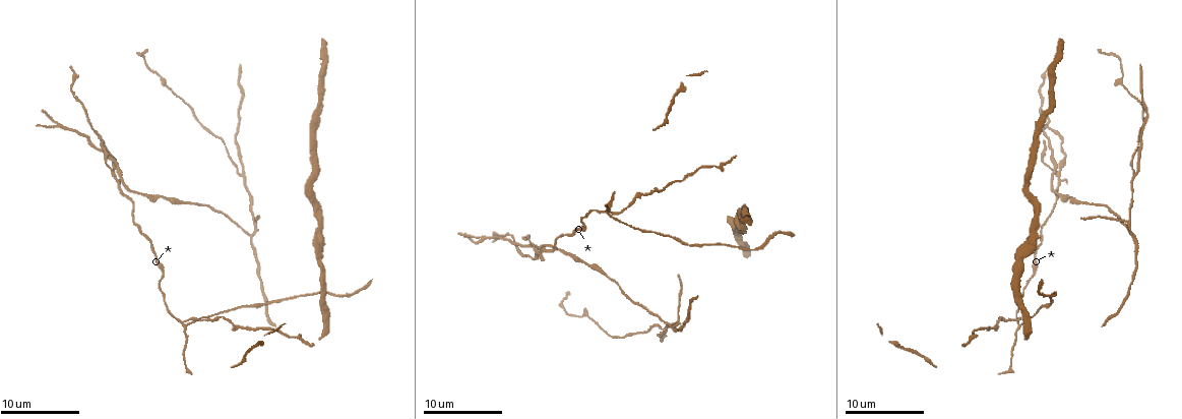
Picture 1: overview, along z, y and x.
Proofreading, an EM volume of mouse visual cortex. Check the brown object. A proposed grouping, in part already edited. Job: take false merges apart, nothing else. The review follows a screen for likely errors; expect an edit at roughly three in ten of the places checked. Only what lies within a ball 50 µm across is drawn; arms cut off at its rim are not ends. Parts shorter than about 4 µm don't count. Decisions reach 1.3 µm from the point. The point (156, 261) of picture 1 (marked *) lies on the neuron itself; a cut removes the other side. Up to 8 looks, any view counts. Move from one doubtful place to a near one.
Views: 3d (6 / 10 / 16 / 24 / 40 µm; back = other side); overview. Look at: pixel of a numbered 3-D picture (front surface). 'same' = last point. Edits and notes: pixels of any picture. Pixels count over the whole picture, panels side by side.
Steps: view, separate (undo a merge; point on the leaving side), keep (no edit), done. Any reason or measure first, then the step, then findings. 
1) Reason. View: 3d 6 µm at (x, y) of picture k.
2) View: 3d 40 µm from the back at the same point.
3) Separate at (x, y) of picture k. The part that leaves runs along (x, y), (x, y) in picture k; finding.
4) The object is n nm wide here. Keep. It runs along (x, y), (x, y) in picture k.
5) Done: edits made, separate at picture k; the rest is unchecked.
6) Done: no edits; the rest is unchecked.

Three arms meet. View: 3d 16 µm at (1133, 239) of picture 1.

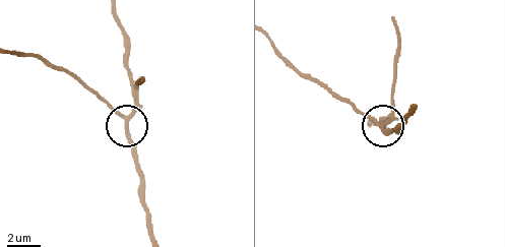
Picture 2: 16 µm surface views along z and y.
View: 3d 16 µm from the back at (125, 122) of picture 2.

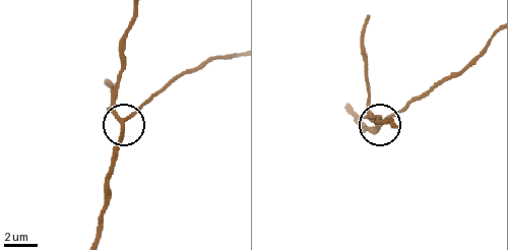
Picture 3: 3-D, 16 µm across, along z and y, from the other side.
3 arms meet here. Keep. It runs along (234, 54), (212, 57), (150, 97), (123, 125), (114, 173) in picture 3; one neuron here.

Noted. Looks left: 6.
Three arms meet. View: 3d 16 µm at (242, 173) of picture 1.

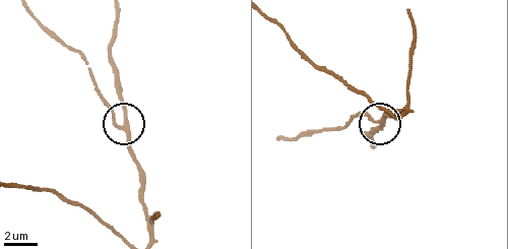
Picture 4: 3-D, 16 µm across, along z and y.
View: 3d 16 µm from the back at (378, 121) of picture 4.

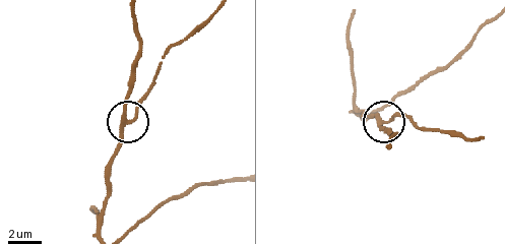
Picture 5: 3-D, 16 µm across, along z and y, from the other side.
The object is 210 nm wide here. Keep. It runs along (100, 231), (108, 174), (125, 120), (128, 76) in picture 5; all the same neuron.

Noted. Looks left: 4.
Four or more arms meet. View: 3d 16 µm at (184, 323) of picture 1.

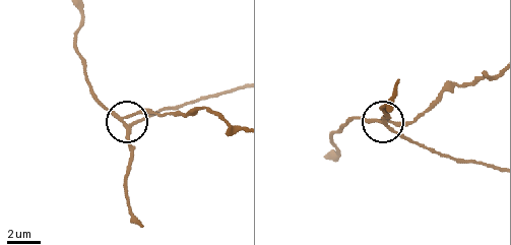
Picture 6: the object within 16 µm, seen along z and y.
The object is 210 nm wide here. Separate at (149, 109) of picture 6. The part that leaves runs along (127, 116), (207, 108), (236, 124) in picture 6; a second neuron is stuck on.

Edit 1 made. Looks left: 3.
See it whole again. View: overview.

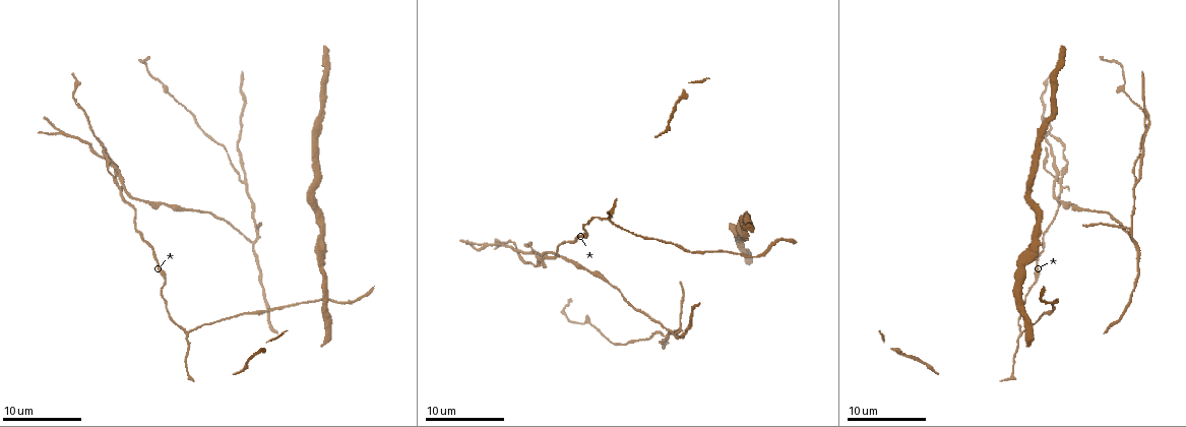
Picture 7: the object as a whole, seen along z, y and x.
Looks like a crossing. View: 3d 10 µm at (115, 182) of picture 7.

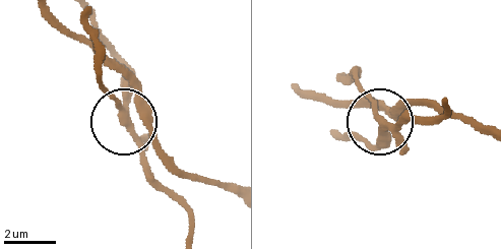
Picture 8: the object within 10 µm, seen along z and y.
View: 3d 10 µm from the back at (125, 116) of picture 8.

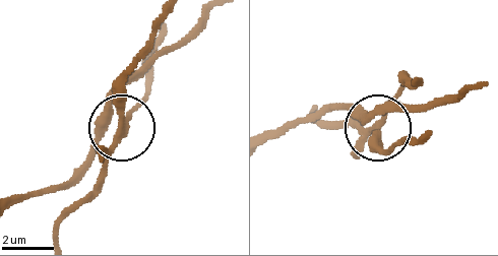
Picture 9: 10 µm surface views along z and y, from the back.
5 arms meet here. Separate at (130, 113) of picture 9. A second neuron is stuck on.

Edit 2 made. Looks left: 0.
Done: edits made, separate at picture 6, separate at picture 9; the rest is unchecked.

